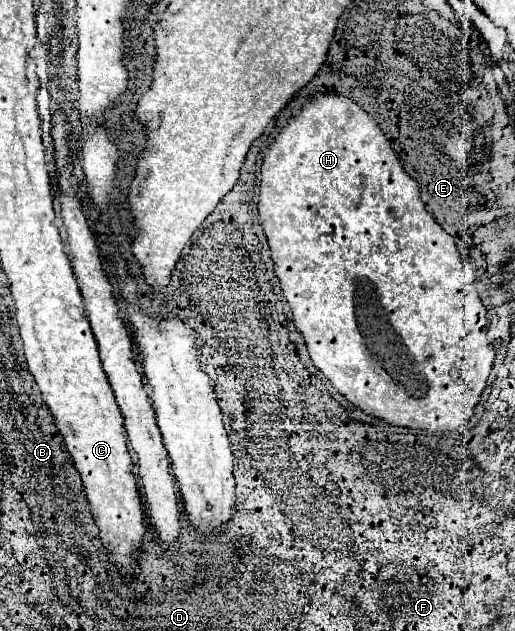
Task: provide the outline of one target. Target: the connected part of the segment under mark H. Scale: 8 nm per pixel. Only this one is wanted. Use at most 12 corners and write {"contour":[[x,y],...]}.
{"contour":[[316,95],[258,213],[310,359],[460,431],[484,305],[378,123]]}

